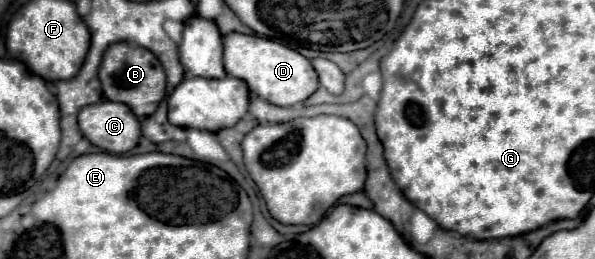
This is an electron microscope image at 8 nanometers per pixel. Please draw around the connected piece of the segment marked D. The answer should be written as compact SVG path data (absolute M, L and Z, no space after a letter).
M232 32L224 36L224 68L230 76L242 78L252 94L274 106L294 106L304 102L318 88L318 74L306 56L274 40L254 34L246 36Z

